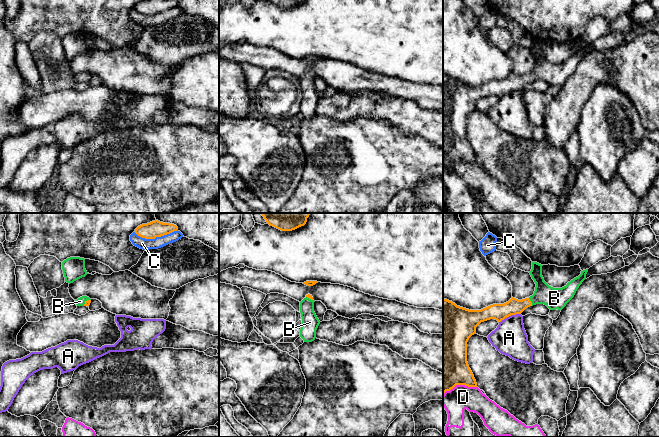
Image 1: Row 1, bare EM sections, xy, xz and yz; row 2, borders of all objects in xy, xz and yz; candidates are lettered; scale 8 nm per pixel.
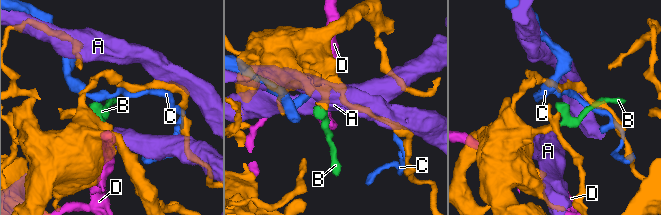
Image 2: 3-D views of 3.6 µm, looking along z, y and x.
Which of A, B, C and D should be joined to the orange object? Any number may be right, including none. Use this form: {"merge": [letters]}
{"merge": ["B"]}

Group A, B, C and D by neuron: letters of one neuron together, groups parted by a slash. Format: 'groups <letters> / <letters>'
groups A / B / C / D

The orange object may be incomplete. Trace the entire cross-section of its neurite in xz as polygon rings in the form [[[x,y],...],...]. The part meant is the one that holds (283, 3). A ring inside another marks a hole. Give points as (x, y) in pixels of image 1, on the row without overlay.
[[[269,0],[269,1],[277,4],[281,7],[292,7],[301,2],[304,2],[305,0]]]

